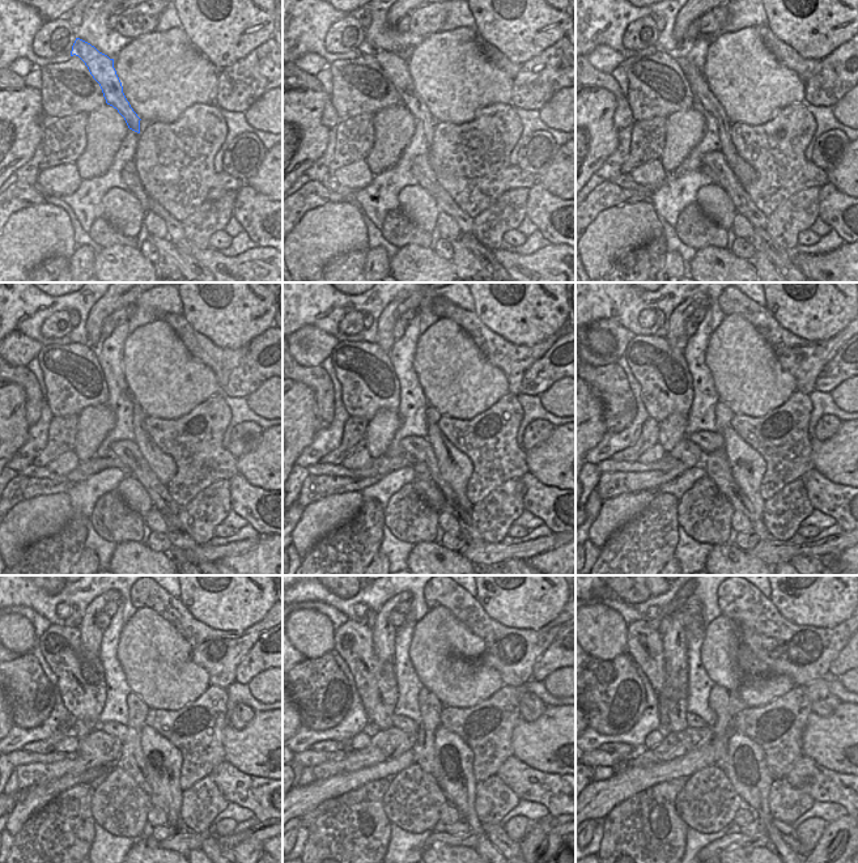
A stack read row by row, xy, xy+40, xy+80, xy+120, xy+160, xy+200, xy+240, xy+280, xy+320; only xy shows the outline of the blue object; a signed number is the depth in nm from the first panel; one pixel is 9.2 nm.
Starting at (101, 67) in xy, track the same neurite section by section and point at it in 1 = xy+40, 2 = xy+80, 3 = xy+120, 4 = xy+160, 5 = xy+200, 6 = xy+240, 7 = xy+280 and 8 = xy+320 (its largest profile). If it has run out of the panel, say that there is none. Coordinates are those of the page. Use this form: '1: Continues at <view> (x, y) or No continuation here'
1: Continues at xy+40 (395, 68)
2: Continues at xy+80 (746, 174)
3: Continues at xy+120 (161, 464)
4: Continues at xy+160 (455, 467)
5: Continues at xy+200 (747, 466)
6: Continues at xy+240 (162, 761)
7: Continues at xy+280 (455, 777)
8: Continues at xy+320 (747, 770)

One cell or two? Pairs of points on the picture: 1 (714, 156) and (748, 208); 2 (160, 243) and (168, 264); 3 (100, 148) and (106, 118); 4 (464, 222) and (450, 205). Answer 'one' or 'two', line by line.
1: one
2: one
3: one
4: one

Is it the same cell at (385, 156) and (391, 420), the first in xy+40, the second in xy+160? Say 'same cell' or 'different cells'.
same cell

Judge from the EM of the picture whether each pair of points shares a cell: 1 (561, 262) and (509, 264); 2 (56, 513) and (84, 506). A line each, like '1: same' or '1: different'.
1: same
2: different

